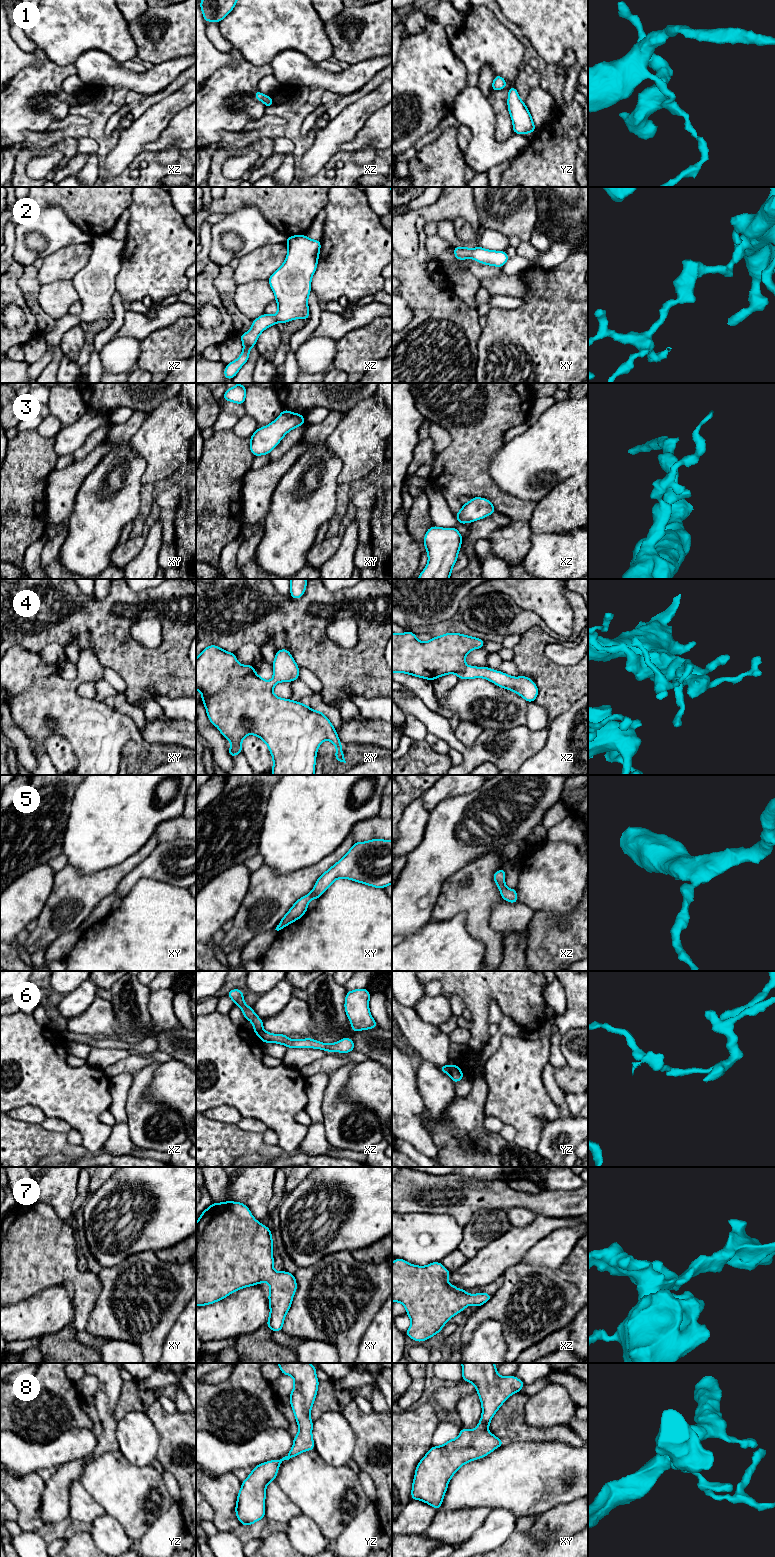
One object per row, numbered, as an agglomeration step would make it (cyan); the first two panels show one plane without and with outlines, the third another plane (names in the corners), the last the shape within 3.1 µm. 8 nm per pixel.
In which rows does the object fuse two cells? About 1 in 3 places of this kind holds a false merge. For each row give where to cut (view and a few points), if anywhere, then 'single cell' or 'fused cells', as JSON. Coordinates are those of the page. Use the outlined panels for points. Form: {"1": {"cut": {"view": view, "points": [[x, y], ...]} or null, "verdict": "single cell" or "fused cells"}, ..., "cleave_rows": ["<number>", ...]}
{"1": {"cut": null, "verdict": "single cell"}, "2": {"cut": null, "verdict": "single cell"}, "3": {"cut": null, "verdict": "single cell"}, "4": {"cut": null, "verdict": "single cell"}, "5": {"cut": null, "verdict": "single cell"}, "6": {"cut": {"view": "yz", "points": [[453, 1065], [448, 1073]]}, "verdict": "fused cells"}, "7": {"cut": null, "verdict": "single cell"}, "8": {"cut": null, "verdict": "single cell"}, "cleave_rows": ["6"]}

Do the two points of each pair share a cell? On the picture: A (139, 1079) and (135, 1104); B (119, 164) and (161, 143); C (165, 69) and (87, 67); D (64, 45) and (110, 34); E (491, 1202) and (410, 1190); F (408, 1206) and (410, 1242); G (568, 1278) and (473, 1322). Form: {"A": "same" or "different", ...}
{"A": "same", "B": "different", "C": "same", "D": "same", "E": "same", "F": "different", "G": "same"}

